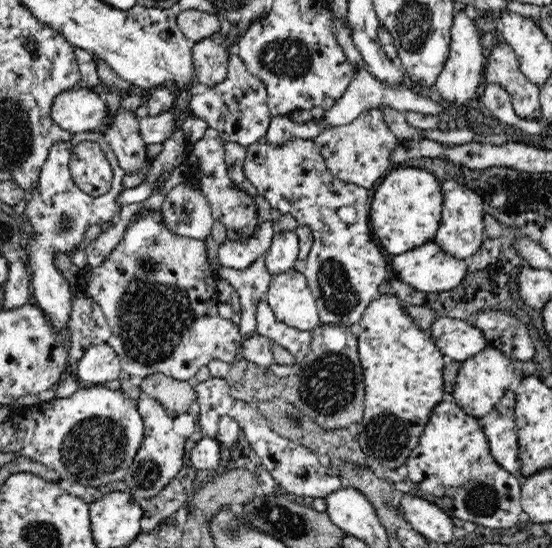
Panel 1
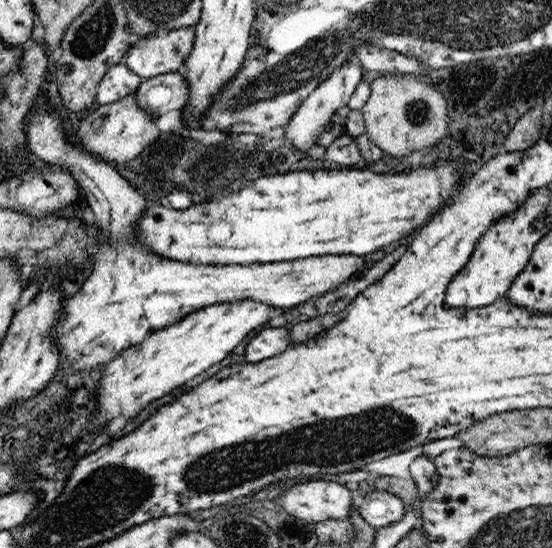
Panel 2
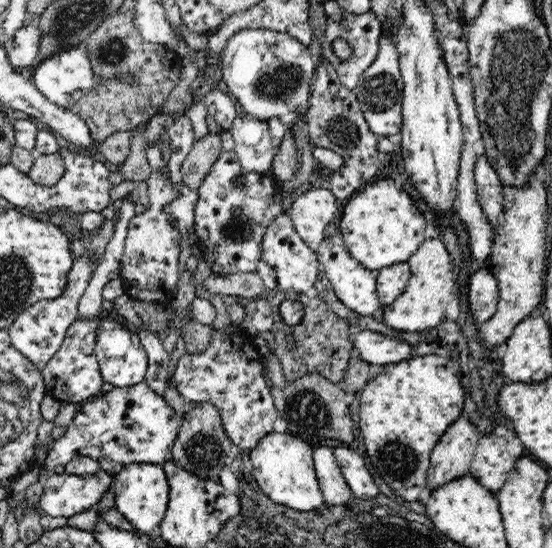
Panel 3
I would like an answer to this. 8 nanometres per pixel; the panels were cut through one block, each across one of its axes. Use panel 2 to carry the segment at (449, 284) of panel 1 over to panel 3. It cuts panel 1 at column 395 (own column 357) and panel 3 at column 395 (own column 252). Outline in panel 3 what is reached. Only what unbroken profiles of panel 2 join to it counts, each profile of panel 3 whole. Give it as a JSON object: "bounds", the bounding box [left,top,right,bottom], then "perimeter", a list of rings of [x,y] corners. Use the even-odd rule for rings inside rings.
{"bounds":[377,262,412,306],"perimeter":[[[407,262],[380,268],[377,275],[377,295],[385,306],[392,304],[408,286],[412,271]]]}

